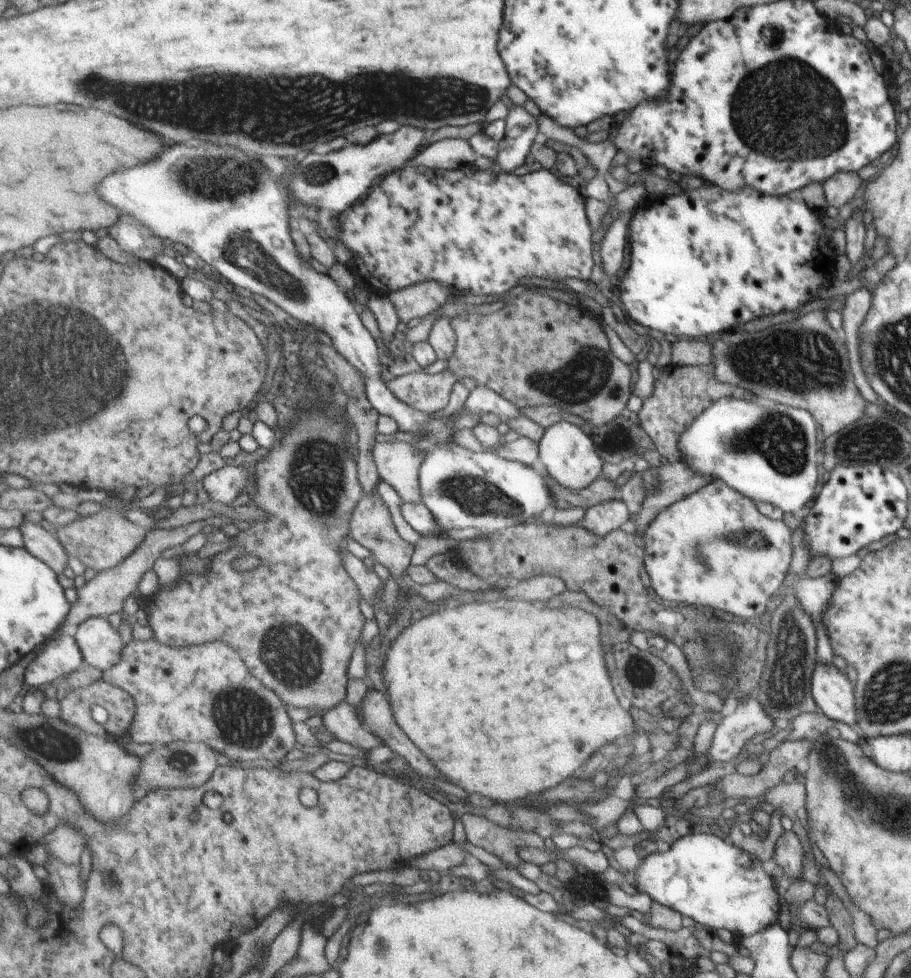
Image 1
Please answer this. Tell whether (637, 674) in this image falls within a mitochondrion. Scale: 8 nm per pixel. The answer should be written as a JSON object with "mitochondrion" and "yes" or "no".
{"mitochondrion":"yes"}

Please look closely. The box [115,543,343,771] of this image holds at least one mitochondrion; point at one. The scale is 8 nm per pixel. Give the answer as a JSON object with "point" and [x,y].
{"point":[293,655]}

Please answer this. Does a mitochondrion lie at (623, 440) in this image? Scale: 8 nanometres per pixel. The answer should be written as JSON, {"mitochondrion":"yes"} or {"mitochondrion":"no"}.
{"mitochondrion":"yes"}

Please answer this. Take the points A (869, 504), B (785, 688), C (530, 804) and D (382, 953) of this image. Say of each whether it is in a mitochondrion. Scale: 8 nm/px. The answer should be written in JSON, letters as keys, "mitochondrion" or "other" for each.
{"A":"other","B":"mitochondrion","C":"other","D":"mitochondrion"}

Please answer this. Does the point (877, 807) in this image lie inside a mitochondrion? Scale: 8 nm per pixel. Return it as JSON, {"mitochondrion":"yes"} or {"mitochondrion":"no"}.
{"mitochondrion":"yes"}

